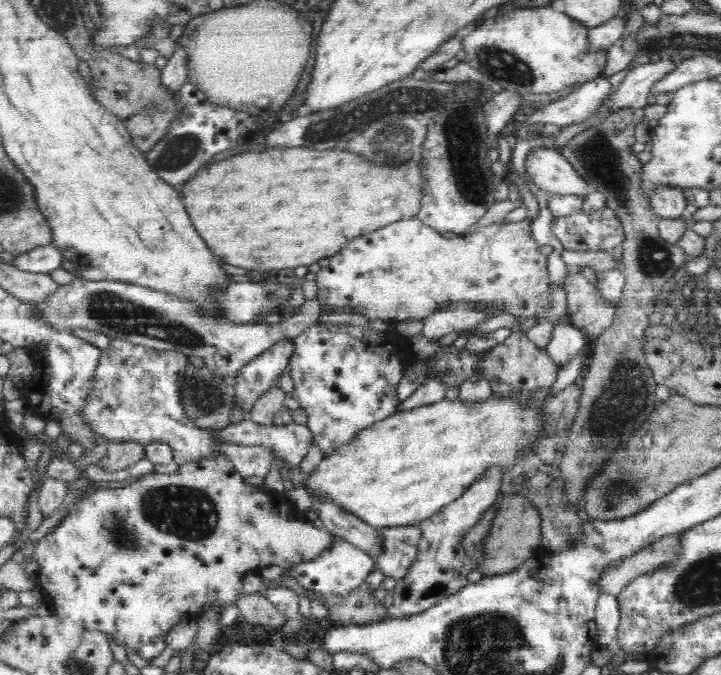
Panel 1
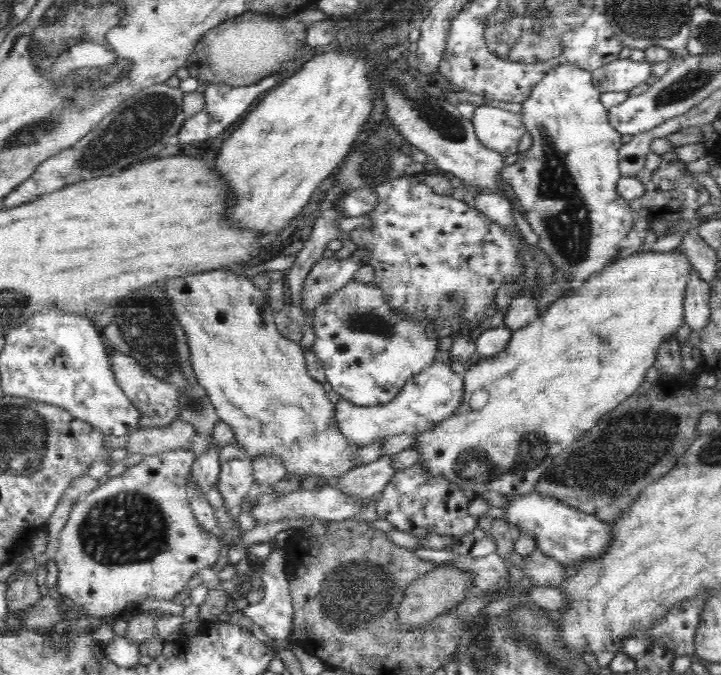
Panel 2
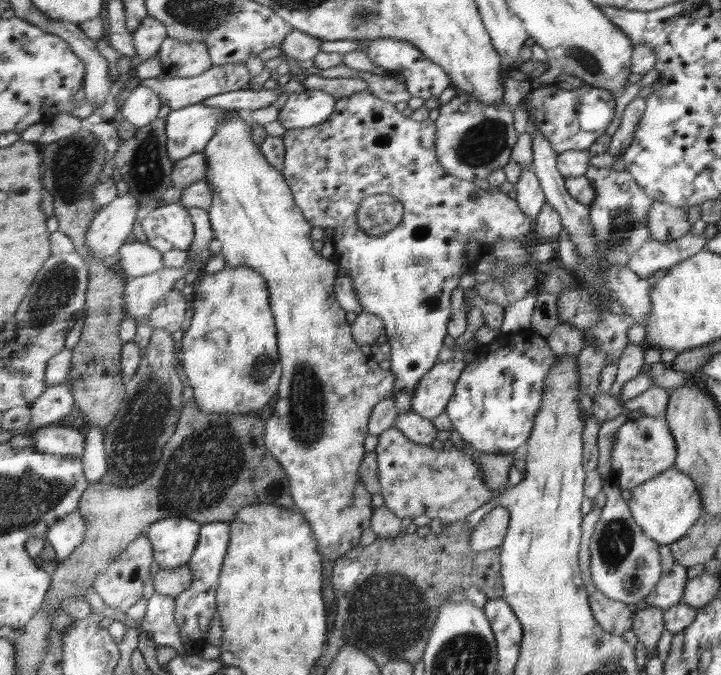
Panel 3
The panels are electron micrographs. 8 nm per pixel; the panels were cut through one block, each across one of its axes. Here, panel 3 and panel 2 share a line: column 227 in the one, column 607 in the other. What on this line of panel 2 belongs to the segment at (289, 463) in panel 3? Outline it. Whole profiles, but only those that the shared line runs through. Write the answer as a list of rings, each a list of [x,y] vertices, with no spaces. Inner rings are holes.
[[[561,62],[550,70],[546,70],[540,82],[537,82],[536,86],[532,87],[532,90],[529,91],[529,95],[524,99],[524,102],[522,102],[521,121],[522,124],[526,126],[526,131],[530,132],[533,143],[516,163],[504,166],[504,168],[498,172],[502,180],[512,185],[516,198],[526,207],[527,221],[534,233],[540,237],[537,247],[545,254],[548,254],[553,268],[556,270],[556,275],[558,277],[564,275],[562,277],[567,277],[572,281],[570,292],[575,291],[576,288],[582,286],[590,276],[599,273],[611,264],[611,259],[616,257],[621,250],[619,245],[620,241],[632,231],[637,221],[637,214],[634,214],[628,201],[624,200],[616,190],[616,185],[622,176],[619,170],[619,150],[623,143],[620,141],[621,134],[617,133],[616,130],[612,128],[612,125],[609,124],[608,109],[603,105],[600,96],[601,92],[592,86],[591,71],[584,70],[583,67]]]

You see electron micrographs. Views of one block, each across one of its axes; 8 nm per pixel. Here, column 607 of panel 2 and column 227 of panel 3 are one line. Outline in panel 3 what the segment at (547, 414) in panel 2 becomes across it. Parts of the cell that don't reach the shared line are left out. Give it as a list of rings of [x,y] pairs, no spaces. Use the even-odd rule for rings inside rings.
[[[225,267],[216,273],[208,273],[198,284],[193,300],[194,315],[190,327],[182,337],[181,370],[186,376],[186,386],[194,389],[193,397],[202,412],[210,414],[256,414],[272,400],[282,376],[277,352],[277,330],[273,318],[272,301],[268,284],[260,272],[250,268]]]

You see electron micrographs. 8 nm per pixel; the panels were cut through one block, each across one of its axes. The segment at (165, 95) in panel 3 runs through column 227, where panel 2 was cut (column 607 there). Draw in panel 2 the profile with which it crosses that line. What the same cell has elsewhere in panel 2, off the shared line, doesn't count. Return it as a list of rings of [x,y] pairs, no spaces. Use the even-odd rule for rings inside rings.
[[[616,59],[591,71],[592,86],[601,93],[630,91],[652,76],[651,63]]]

